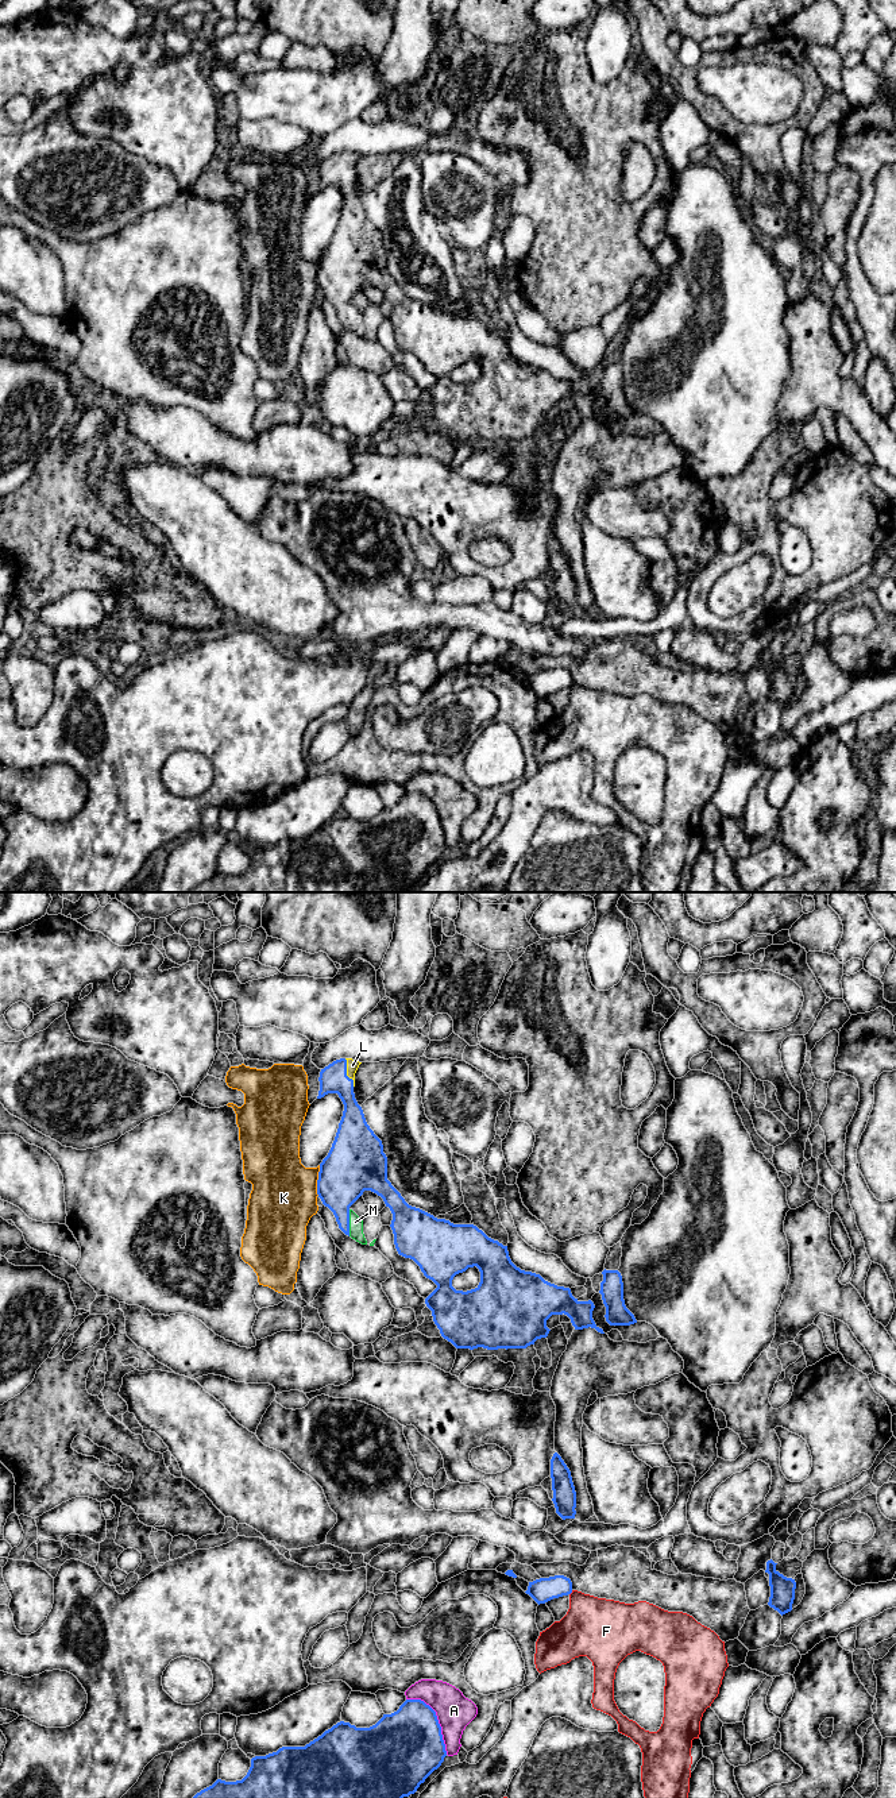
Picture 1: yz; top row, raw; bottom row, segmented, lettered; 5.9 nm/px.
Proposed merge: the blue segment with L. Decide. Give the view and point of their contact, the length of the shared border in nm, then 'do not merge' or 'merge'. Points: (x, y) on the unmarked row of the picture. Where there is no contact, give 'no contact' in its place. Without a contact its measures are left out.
yz (346, 165) | 180 nm | merge

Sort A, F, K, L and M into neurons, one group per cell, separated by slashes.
A / F / K / L M

